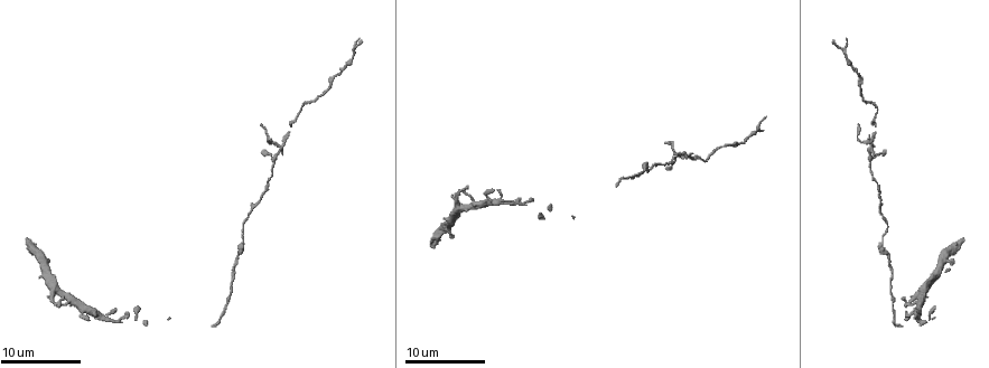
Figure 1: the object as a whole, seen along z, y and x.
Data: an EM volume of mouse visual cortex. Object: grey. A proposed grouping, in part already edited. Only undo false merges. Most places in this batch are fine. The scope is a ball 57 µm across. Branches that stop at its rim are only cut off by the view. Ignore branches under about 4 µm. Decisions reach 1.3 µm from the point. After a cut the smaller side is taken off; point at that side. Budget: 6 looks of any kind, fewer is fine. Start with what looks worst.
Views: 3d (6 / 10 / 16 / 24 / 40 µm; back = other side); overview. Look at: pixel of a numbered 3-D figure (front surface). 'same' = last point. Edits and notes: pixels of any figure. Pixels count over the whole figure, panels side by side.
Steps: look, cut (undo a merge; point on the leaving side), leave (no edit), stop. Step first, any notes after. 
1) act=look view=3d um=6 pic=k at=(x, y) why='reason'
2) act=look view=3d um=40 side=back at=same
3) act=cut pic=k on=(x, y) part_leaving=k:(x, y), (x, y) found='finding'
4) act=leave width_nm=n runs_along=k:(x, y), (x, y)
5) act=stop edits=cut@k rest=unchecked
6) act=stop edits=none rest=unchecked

act=look view=3d um=10 pic=1 at=(684, 154) why='looks like a crossing'

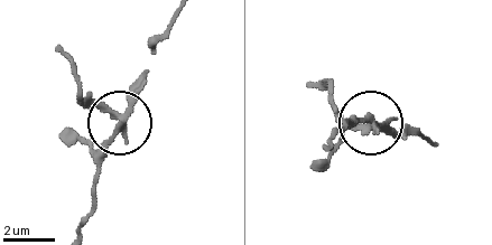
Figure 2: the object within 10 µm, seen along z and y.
act=look view=3d um=10 side=back pic=2 at=(121, 117)

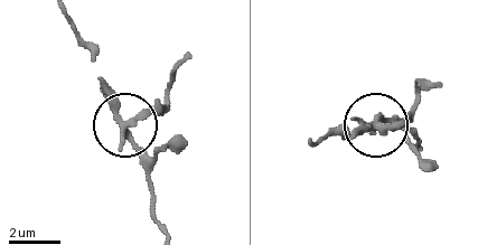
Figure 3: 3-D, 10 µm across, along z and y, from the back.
act=cut pic=3 on=(156, 105) side_arm_um=5 part_leaving=3:(118, 116), (128, 120), (165, 107), (170, 75), (186, 52) found='two neurons meet here'

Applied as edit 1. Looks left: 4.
act=look view=overview

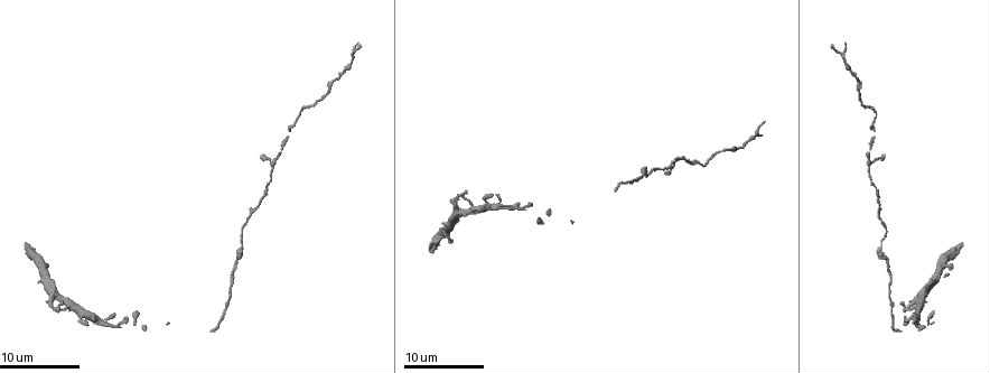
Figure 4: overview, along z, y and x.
act=look view=3d um=6 pic=4 at=(242, 246) why='thick turns thin'

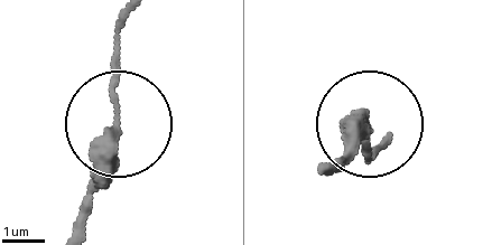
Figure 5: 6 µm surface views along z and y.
act=leave width_nm=200 runs_along=5:(76, 220), (119, 114), (119, 18) found='all the same neuron'

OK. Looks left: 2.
act=look view=3d um=10 pic=4 at=(874, 112) why='thick turns thin'

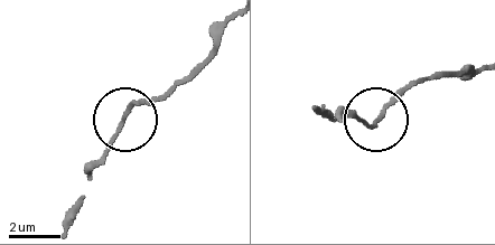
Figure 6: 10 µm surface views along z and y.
act=look view=3d um=6 pic=6 at=(123, 117)

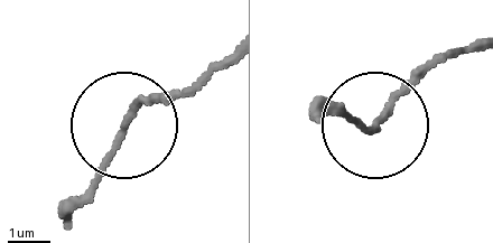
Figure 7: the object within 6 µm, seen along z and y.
act=leave width_nm=150 runs_along=7:(63, 221), (123, 128), (187, 85) found='one neuron here'

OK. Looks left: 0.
act=stop edits=cut@3 rest=unchecked

